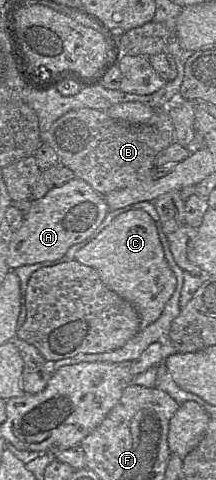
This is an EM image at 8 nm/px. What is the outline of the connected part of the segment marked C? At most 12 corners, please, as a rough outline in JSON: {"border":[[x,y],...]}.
{"border":[[115,217],[76,253],[136,308],[141,330],[177,285],[155,222]]}

